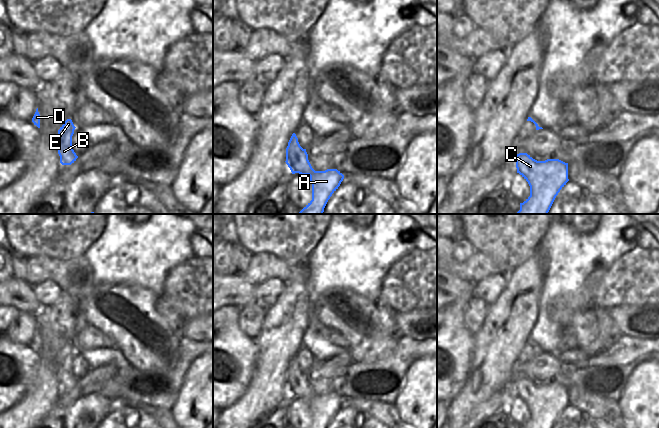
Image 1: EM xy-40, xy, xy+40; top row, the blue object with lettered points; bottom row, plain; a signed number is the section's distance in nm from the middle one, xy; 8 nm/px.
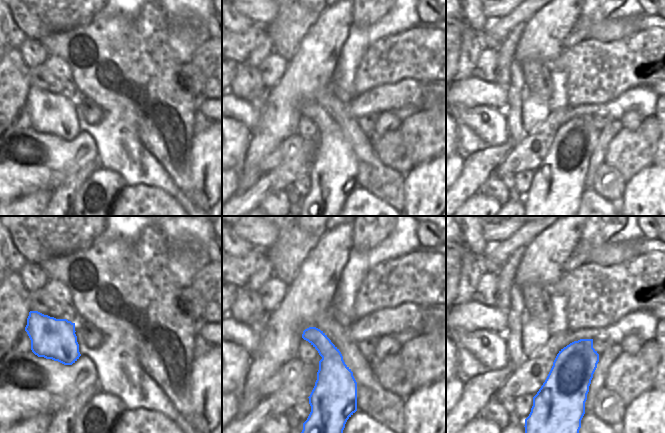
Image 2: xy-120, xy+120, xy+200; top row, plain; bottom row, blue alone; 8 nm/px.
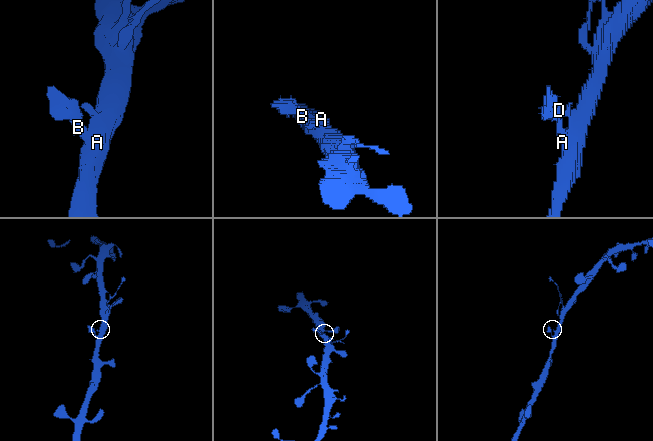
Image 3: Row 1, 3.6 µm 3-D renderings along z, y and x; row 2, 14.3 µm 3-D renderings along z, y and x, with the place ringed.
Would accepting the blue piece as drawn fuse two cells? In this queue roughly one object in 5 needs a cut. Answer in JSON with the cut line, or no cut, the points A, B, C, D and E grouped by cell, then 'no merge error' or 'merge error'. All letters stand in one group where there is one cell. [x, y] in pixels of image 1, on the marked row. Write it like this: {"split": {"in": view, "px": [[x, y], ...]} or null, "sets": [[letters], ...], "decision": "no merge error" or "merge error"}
{"split": null, "sets": [["A", "B", "C", "D", "E"]], "decision": "no merge error"}

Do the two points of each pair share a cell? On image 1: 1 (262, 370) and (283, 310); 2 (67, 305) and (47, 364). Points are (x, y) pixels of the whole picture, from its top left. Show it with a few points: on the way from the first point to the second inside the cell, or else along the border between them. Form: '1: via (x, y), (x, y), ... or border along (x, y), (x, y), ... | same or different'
1: via (274, 355), (283, 325) | same
2: via (59, 320), (56, 323), (49, 349) | same

